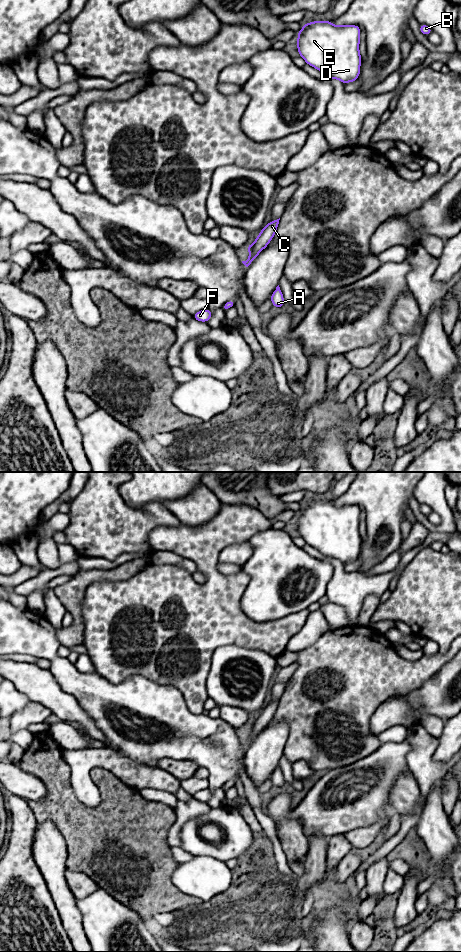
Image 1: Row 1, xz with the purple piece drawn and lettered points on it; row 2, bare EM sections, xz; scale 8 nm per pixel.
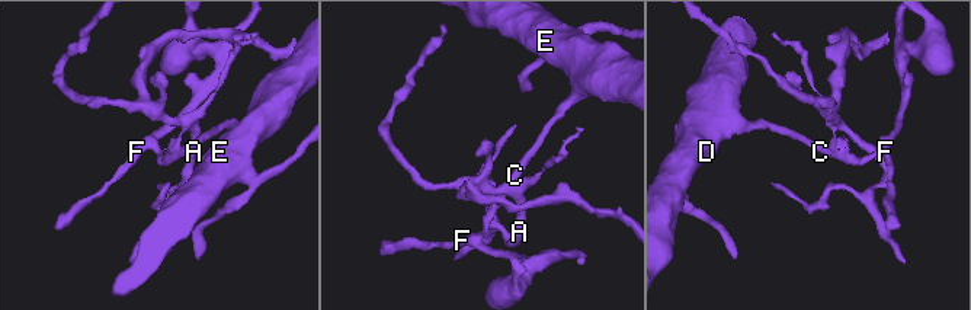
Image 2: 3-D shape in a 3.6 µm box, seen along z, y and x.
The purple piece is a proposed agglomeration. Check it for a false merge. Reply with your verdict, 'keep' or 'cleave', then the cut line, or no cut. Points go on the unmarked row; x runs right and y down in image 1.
cleave; cut in xz along (254, 724), (250, 733)

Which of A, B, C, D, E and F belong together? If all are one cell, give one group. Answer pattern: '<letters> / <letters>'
A / B C D E F

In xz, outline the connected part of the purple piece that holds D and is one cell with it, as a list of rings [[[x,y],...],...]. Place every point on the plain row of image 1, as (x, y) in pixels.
[[[331,501],[305,503],[298,512],[297,529],[305,542],[318,549],[327,558],[340,560],[343,564],[354,562],[360,554],[362,538],[359,531],[361,510],[358,505],[333,505]]]

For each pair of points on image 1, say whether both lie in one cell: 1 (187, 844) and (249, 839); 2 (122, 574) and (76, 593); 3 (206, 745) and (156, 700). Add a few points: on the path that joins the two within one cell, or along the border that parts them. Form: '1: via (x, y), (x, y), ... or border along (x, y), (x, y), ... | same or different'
1: via (202, 847), (229, 848), (234, 844) | same
2: via (110, 575), (93, 575), (85, 581) | same
3: via (194, 737), (168, 712) | same

